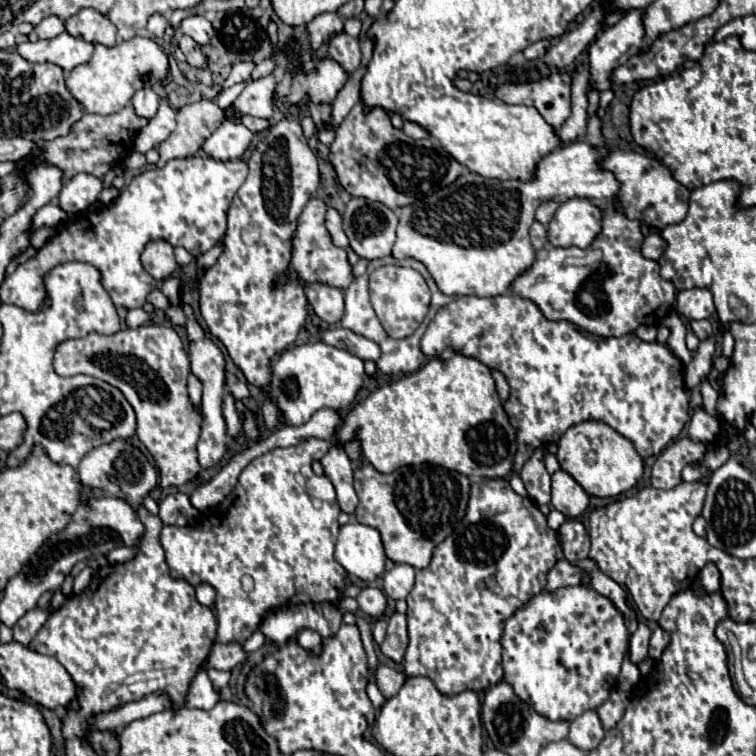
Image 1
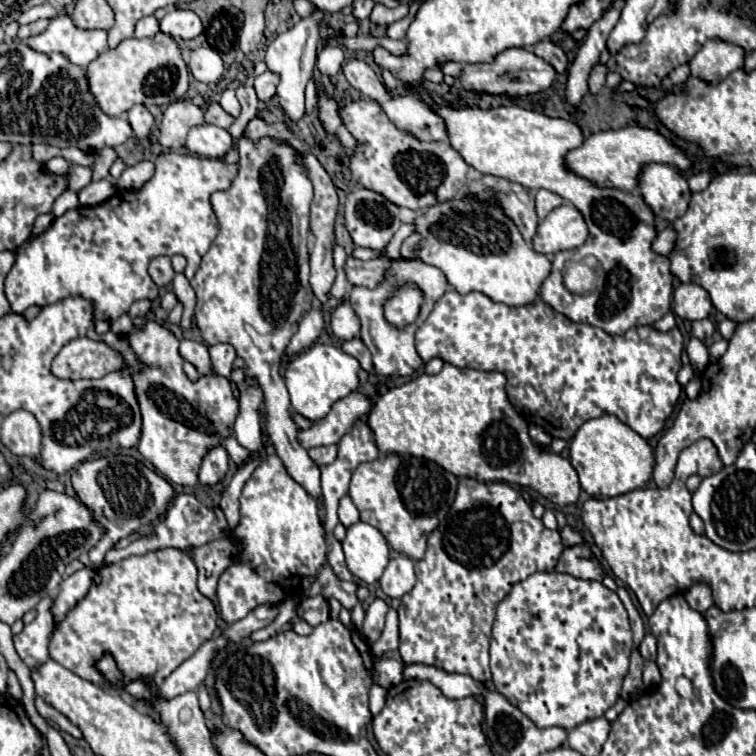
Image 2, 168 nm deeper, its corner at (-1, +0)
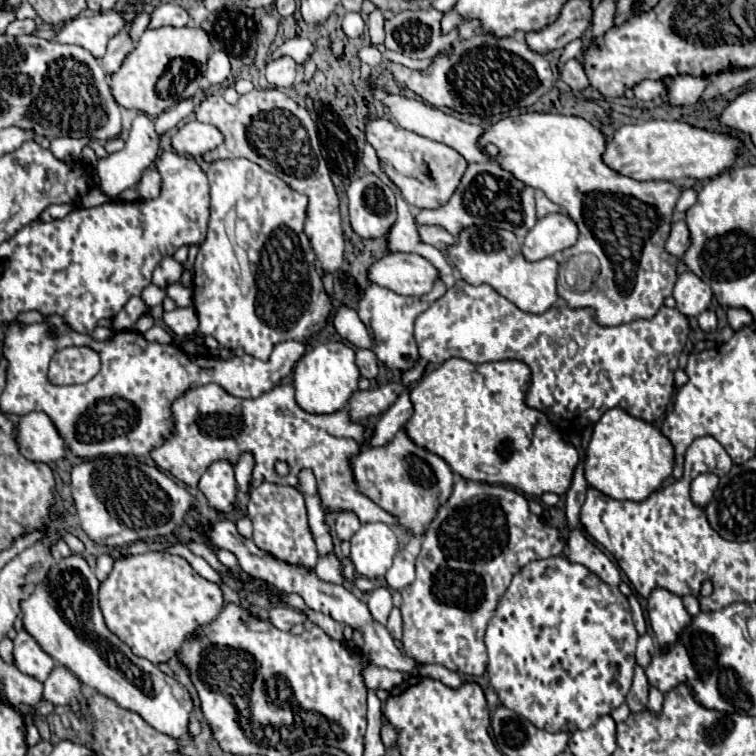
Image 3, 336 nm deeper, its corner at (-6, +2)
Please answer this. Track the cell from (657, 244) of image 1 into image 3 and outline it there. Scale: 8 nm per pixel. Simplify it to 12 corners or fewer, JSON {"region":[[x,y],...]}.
{"region":[[685,220],[671,226],[669,254],[681,258],[689,248],[691,234]]}

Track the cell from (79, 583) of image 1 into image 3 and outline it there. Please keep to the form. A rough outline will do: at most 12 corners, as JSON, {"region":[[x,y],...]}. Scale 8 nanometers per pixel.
{"region":[[61,558],[23,628],[85,686],[187,738],[189,692],[109,632],[99,580]]}

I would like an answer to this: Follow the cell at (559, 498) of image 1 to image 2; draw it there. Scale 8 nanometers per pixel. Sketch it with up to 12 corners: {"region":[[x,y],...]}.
{"region":[[444,364],[368,412],[382,456],[576,504],[500,372]]}

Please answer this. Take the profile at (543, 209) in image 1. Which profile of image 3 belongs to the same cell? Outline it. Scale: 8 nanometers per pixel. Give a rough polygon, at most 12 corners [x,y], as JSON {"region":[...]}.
{"region":[[541,190],[535,194],[537,218],[551,212],[563,212],[563,208],[551,202]]}

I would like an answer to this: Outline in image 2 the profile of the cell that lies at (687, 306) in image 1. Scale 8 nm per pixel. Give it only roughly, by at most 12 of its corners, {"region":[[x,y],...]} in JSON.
{"region":[[698,284],[674,290],[674,312],[684,320],[708,318],[712,302]]}

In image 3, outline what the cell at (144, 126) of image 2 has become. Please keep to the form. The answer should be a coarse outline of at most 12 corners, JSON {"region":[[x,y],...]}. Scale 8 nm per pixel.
{"region":[[149,116],[133,120],[125,148],[97,162],[101,190],[139,184],[159,156]]}

